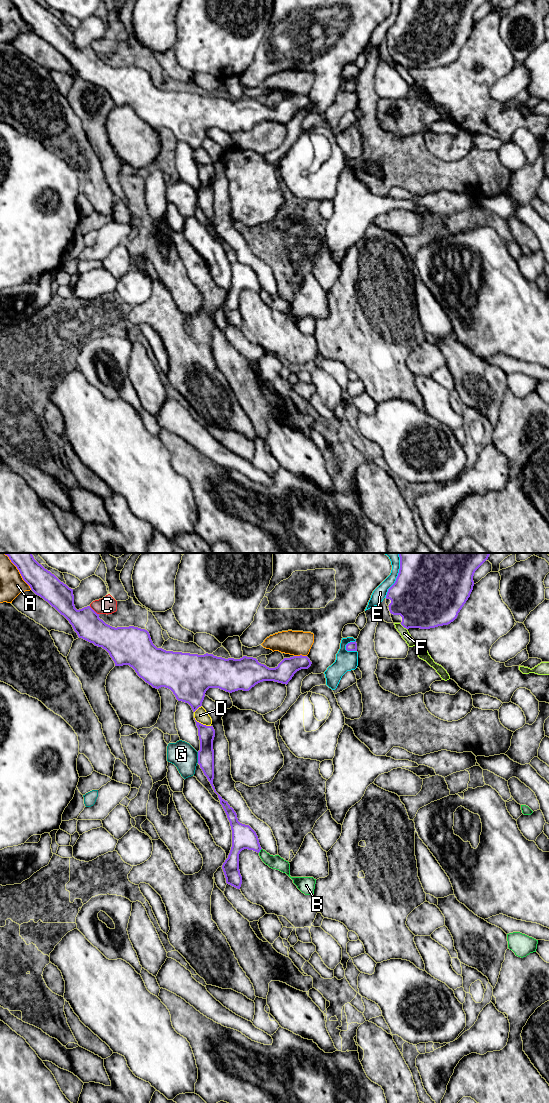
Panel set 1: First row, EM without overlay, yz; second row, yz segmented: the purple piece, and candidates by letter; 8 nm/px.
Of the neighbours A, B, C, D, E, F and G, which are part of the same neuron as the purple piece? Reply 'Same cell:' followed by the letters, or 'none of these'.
Same cell: none of these

